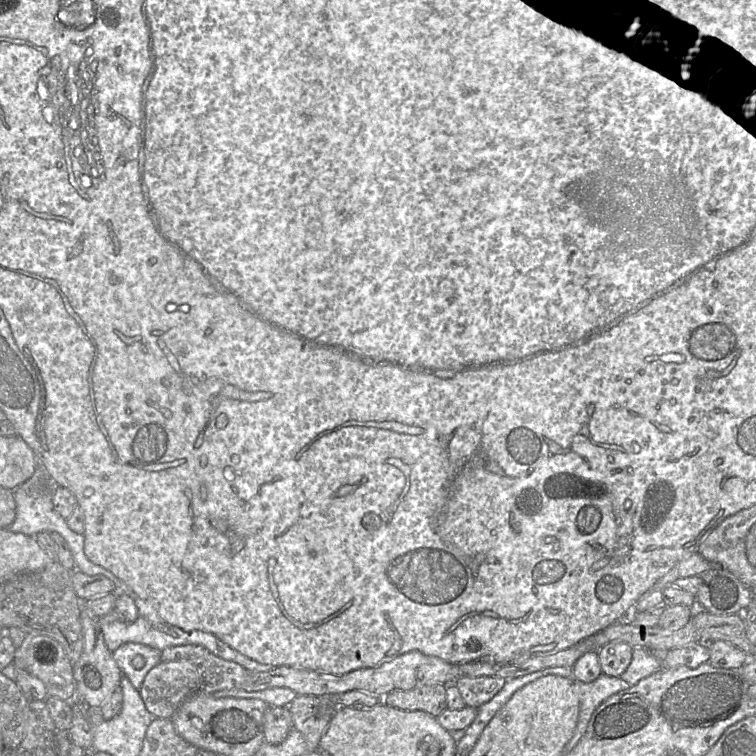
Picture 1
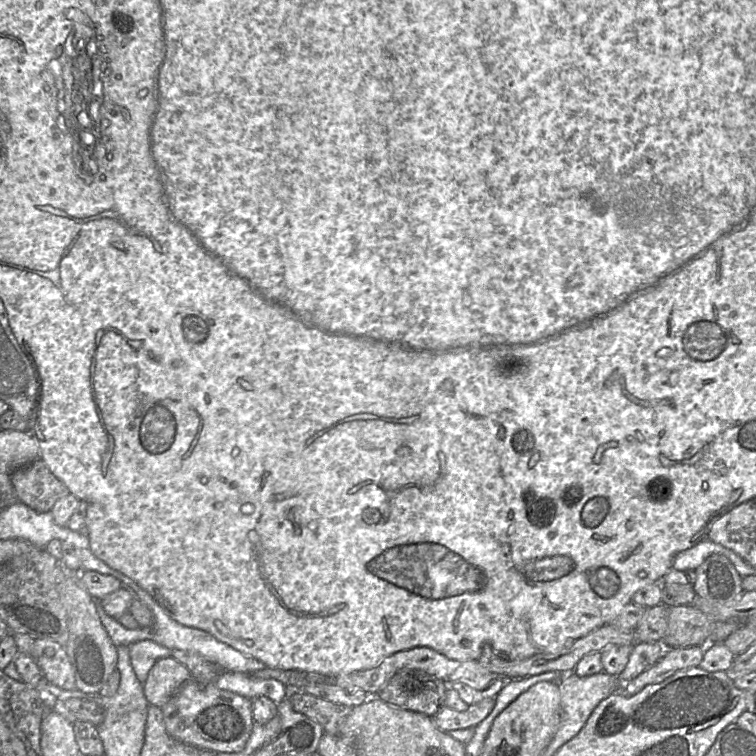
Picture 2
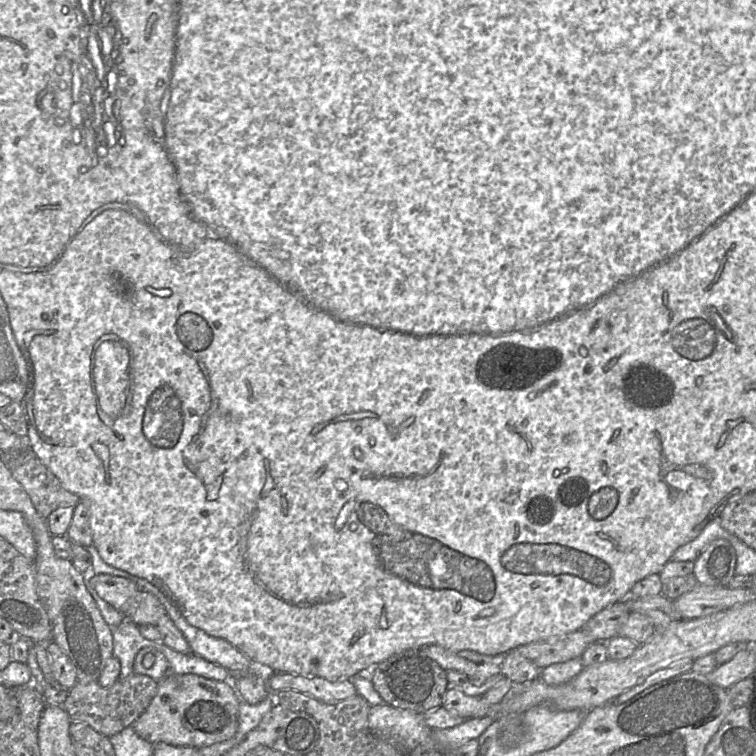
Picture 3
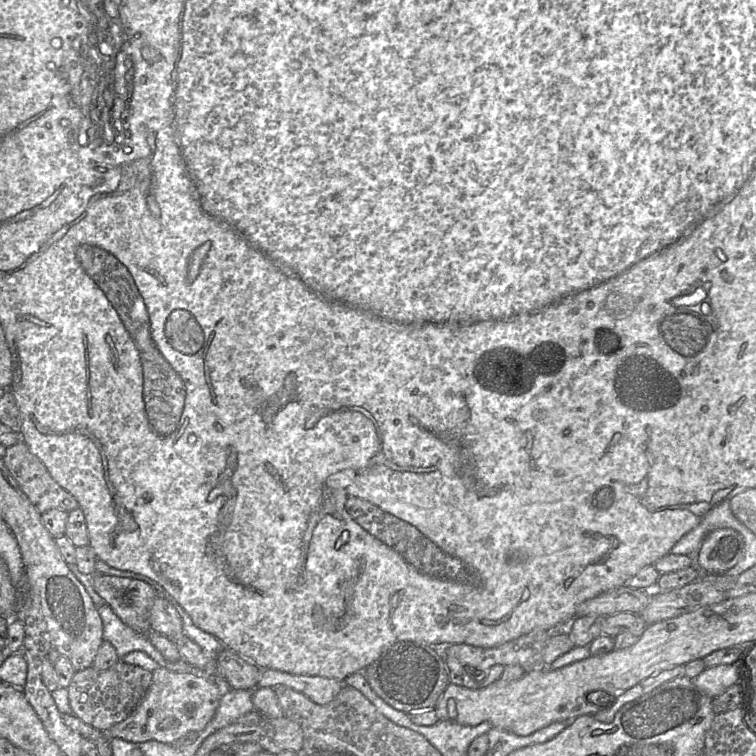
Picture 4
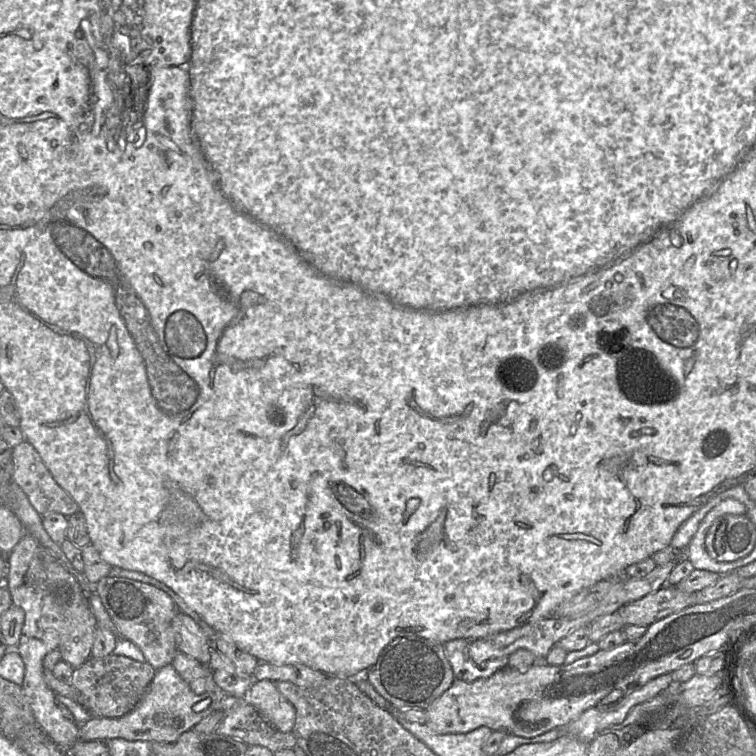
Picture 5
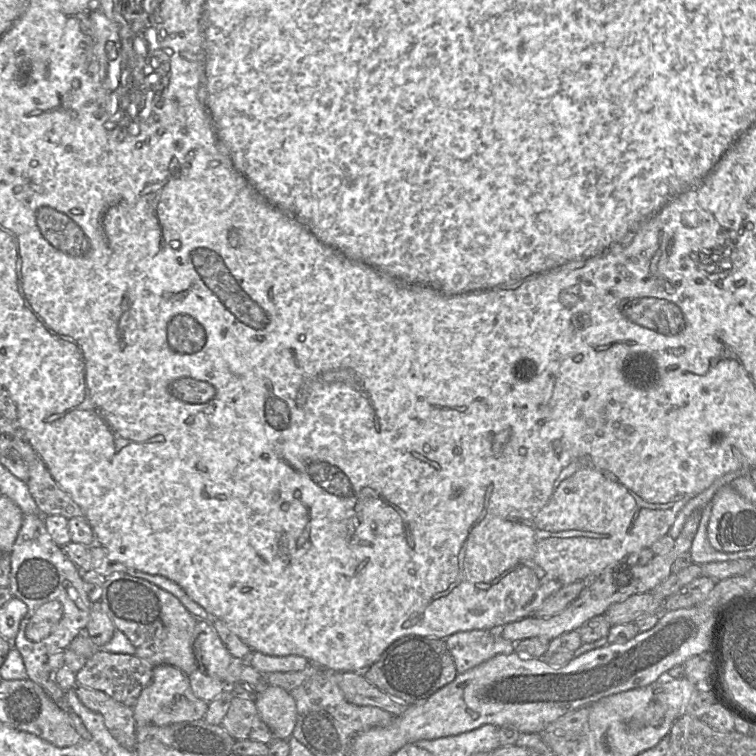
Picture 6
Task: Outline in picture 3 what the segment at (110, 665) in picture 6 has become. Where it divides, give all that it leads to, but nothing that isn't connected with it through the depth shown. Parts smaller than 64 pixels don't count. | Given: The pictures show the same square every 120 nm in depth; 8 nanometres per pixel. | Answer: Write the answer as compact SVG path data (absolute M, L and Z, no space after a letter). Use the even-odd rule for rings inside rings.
M132 673L127 677L118 677L109 687L102 687L98 682L77 682L67 692L62 703L71 721L81 721L88 724L95 731L110 737L132 723L147 709L156 695L157 682L152 678Z

